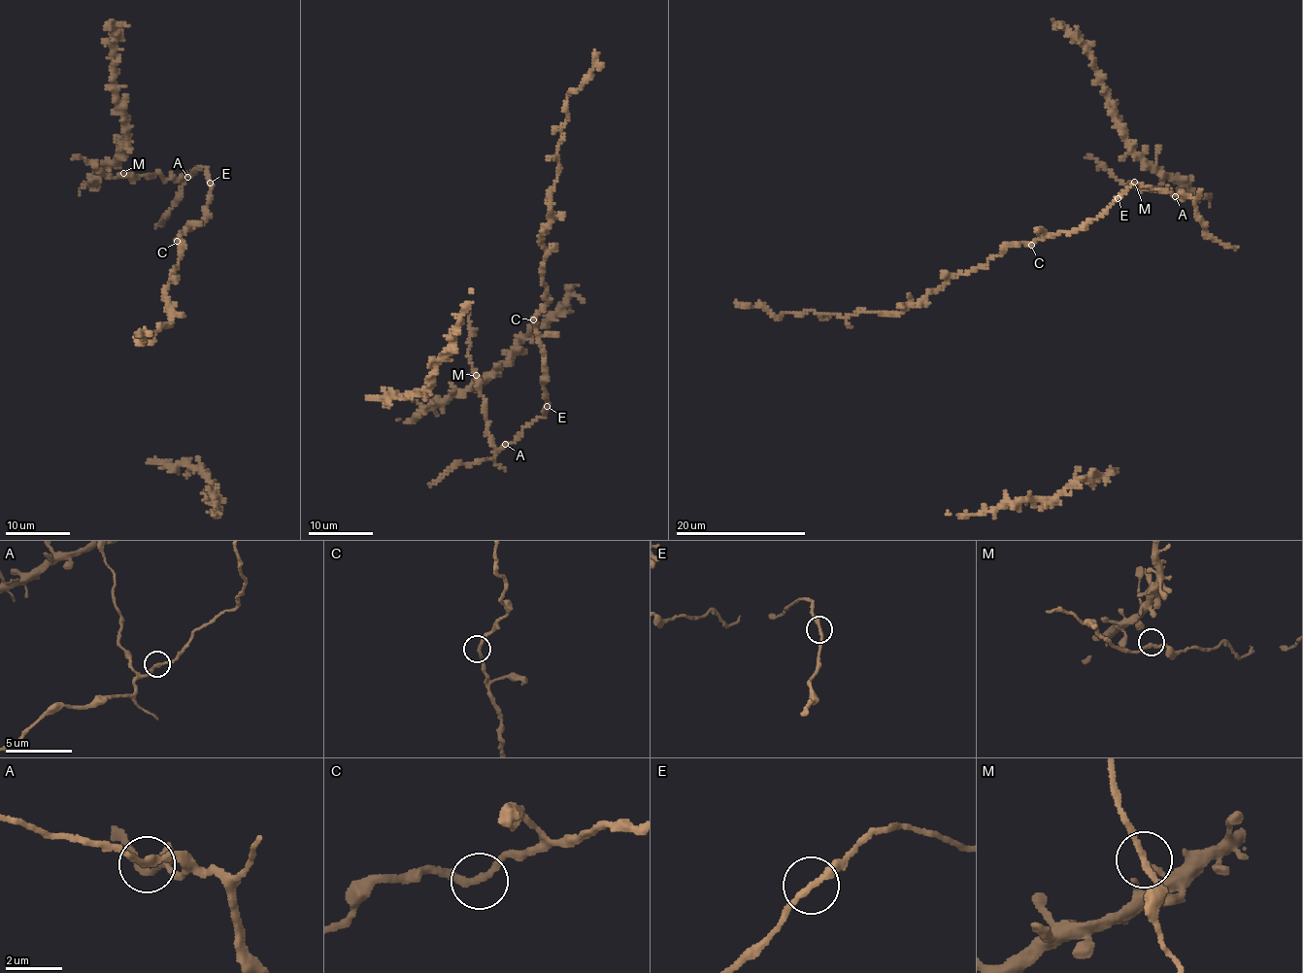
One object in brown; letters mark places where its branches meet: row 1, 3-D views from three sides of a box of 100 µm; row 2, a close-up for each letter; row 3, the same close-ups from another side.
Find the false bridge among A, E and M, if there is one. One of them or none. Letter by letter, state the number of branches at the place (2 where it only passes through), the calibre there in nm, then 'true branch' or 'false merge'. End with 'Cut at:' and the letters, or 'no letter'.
A: 2 branches meet; 220 nm thick; true branch
E: 2 branches meet; 220 nm thick; true branch
M: 2 branches meet; 200 nm thick; true branch
Cut at: no letter

